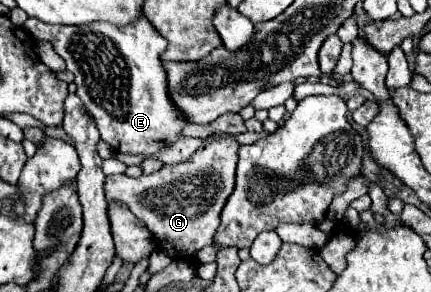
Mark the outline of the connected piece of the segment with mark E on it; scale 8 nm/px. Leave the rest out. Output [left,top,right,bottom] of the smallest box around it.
[24,16,188,156]

